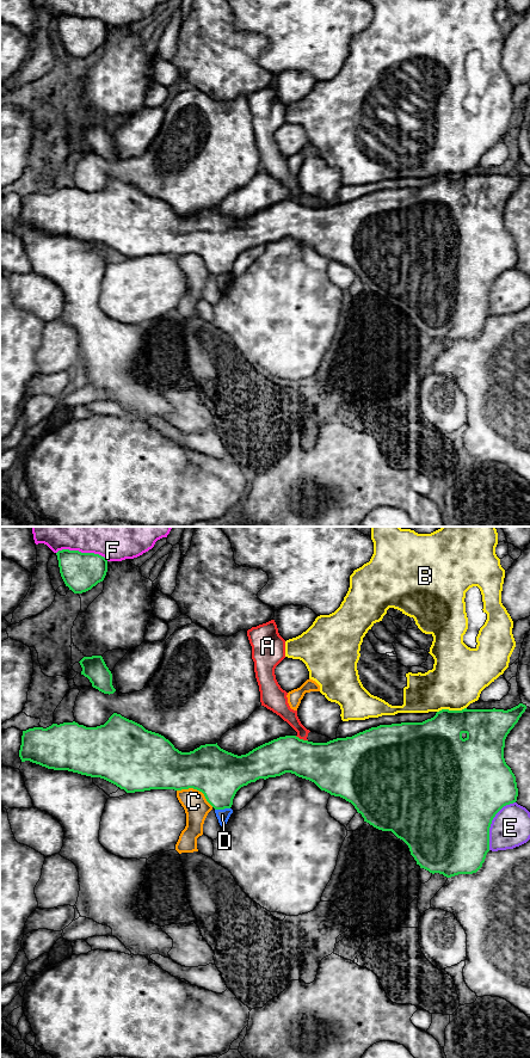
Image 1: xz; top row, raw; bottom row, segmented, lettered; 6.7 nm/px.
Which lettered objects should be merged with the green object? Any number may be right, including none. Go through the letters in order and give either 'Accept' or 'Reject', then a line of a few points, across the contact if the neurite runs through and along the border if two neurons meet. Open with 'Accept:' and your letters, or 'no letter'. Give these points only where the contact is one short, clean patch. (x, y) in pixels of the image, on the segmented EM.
Accept: no letter
A: Reject
B: Reject
C: Reject
D: Reject. Line: xz (229, 807), (215, 810)
E: Reject
F: Reject

